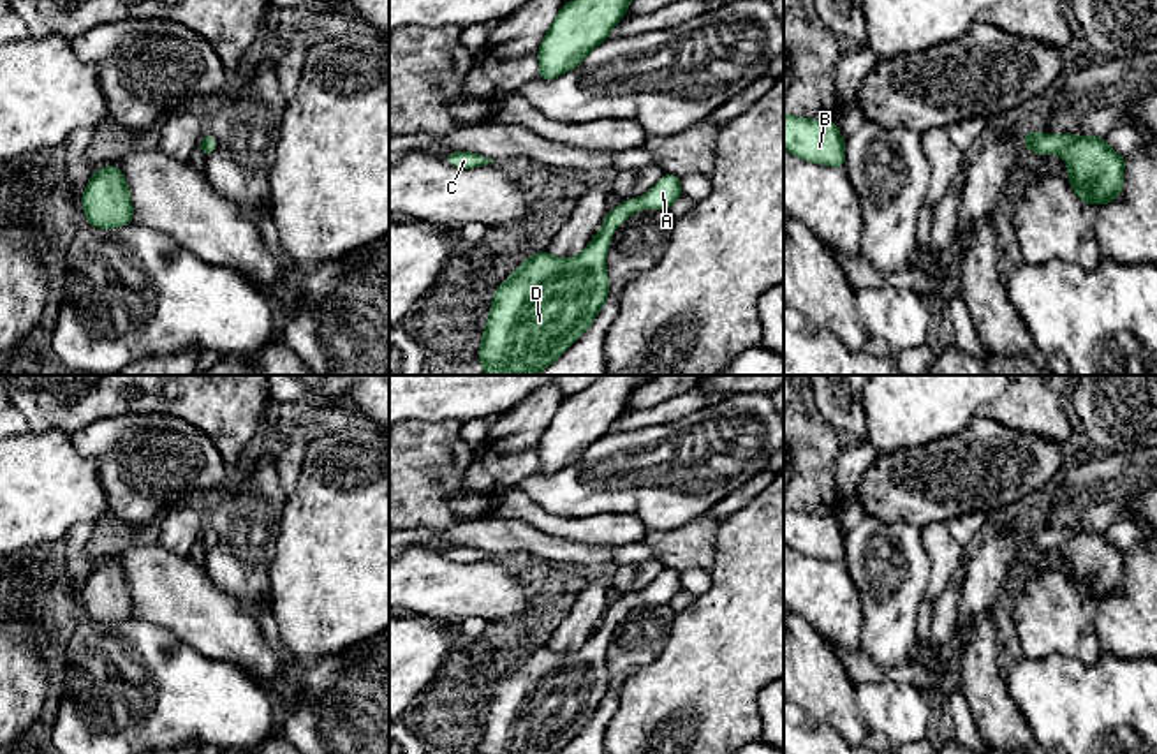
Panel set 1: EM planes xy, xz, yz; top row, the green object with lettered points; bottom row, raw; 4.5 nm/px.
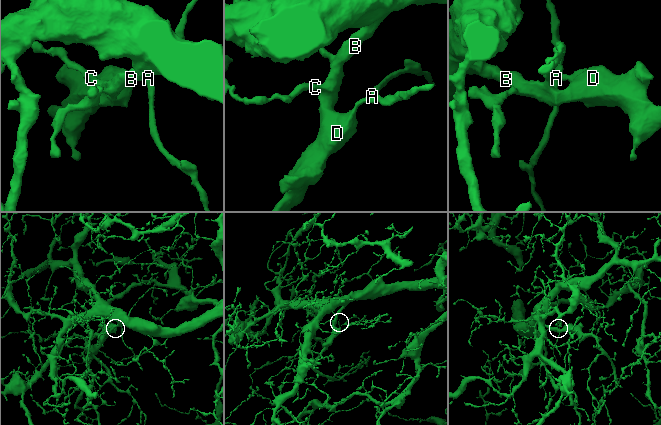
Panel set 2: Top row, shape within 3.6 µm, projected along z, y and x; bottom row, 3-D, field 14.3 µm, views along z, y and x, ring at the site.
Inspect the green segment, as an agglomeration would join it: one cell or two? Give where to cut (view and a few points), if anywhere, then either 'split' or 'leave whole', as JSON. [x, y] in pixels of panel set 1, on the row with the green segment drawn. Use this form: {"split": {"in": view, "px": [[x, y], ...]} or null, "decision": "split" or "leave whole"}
{"split": null, "decision": "leave whole"}

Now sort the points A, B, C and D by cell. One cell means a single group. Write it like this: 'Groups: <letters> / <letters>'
Groups: A B C D

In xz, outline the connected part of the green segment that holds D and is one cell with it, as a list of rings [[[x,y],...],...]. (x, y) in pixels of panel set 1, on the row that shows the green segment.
[[[664,173],[641,197],[608,211],[592,243],[571,259],[539,252],[493,292],[483,331],[483,375],[537,375],[553,365],[593,322],[608,296],[606,252],[618,224],[645,208],[669,210],[682,180]]]

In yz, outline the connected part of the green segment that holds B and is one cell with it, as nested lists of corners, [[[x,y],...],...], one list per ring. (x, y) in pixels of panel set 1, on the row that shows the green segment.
[[[784,113],[784,148],[808,162],[845,167],[845,139],[833,120],[815,122]]]

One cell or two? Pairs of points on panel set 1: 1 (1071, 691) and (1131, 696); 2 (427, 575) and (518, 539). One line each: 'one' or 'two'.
1: one
2: two

